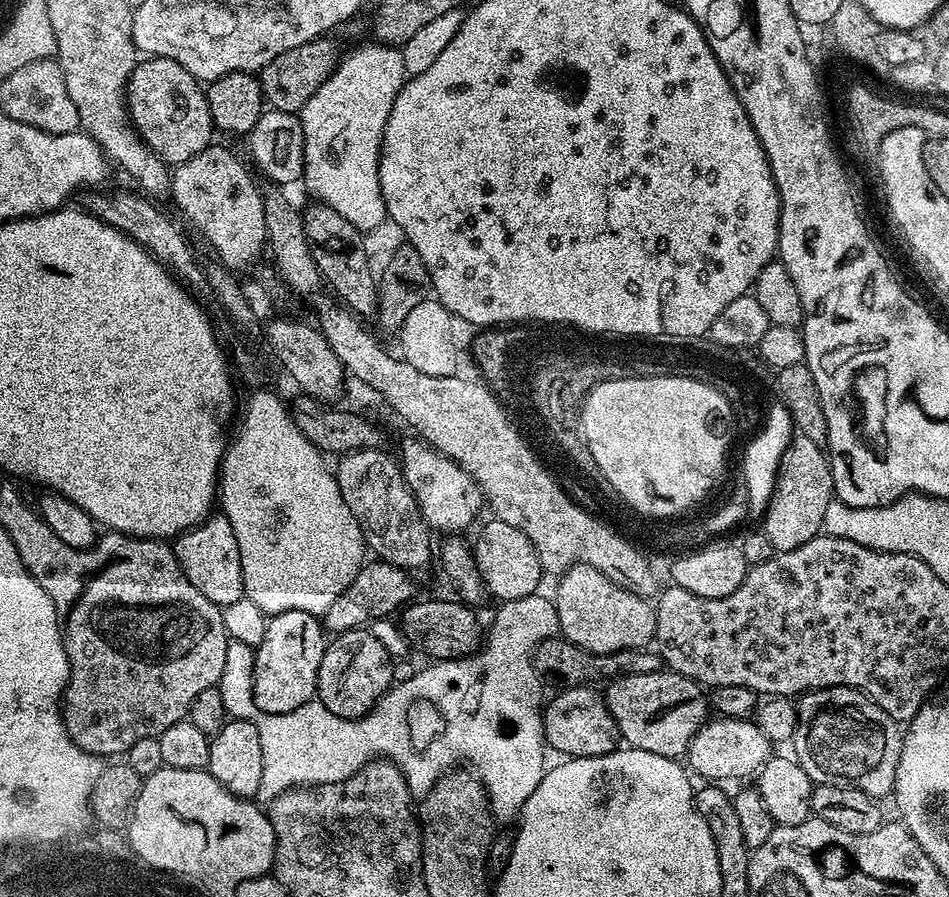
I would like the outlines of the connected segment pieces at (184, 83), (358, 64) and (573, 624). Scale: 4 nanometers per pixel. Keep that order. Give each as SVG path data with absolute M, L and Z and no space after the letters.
M164 56L144 58L137 63L128 79L128 113L140 137L169 166L185 164L213 143L214 125L201 81Z
M379 42L364 44L345 55L330 74L330 78L304 103L298 117L304 131L304 175L302 184L313 192L321 204L329 204L354 227L367 230L386 220L382 186L378 178L380 169L380 143L394 106L394 98L402 90L406 73L400 48Z
M577 567L561 575L558 582L560 585L556 588L554 603L560 632L565 640L598 655L608 655L614 651L628 649L643 649L653 643L656 634L656 610L645 597L637 592L631 592L629 588L623 588L620 584L615 584L613 580L606 578L606 574L592 568Z

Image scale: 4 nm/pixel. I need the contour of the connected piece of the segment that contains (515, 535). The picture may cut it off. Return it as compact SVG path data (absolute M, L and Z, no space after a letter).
M495 518L489 519L489 524L479 525L480 533L474 539L474 551L478 562L478 574L482 574L482 582L489 597L497 596L497 601L503 602L514 598L526 598L537 591L542 577L539 556L531 544L530 538Z

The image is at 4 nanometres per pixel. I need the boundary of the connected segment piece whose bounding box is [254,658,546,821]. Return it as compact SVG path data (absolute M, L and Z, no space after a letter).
M468 658L428 662L425 668L421 667L406 682L393 683L376 701L376 705L356 720L330 714L330 710L326 710L326 706L316 698L286 714L259 713L254 720L258 739L262 742L259 799L270 802L273 797L293 786L342 782L363 768L368 761L383 758L398 766L406 778L409 793L416 798L423 798L443 778L445 772L451 772L460 765L467 766L480 777L480 783L488 791L493 817L497 821L515 821L524 811L526 798L538 790L538 782L542 782L546 771L542 708L539 703L472 704L472 662Z

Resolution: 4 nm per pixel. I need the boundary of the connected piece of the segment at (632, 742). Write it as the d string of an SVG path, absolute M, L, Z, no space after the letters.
M671 670L634 674L613 679L607 685L608 709L620 731L621 741L629 748L650 750L680 758L687 753L694 734L710 716L710 700L696 681Z

